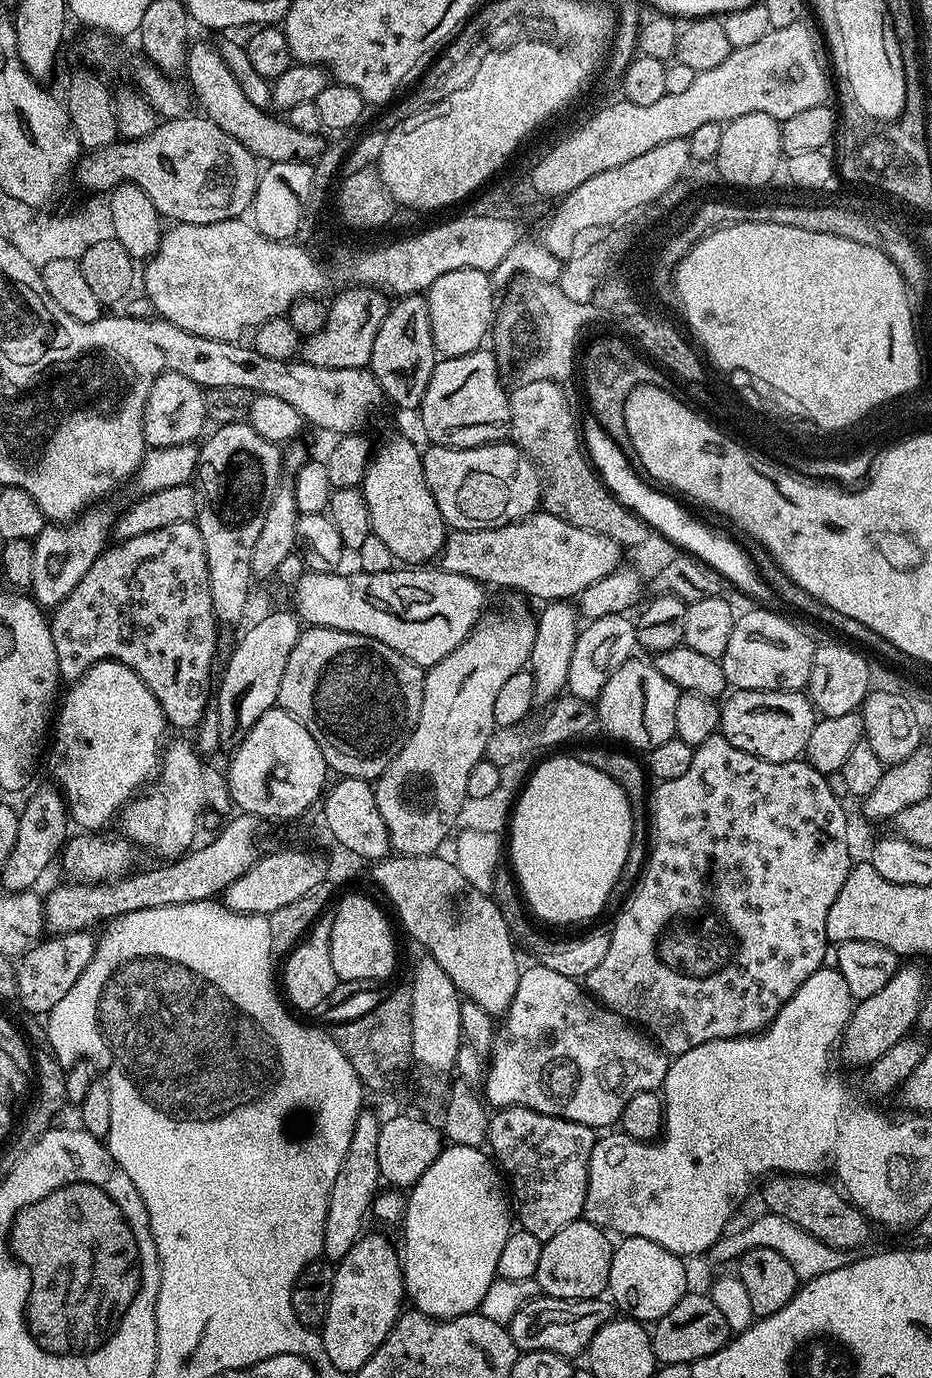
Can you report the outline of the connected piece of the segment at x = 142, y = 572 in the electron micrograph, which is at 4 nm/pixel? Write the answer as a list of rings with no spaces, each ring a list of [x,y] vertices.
[[[195,523],[166,526],[154,530],[150,534],[138,534],[138,538],[113,543],[98,557],[94,566],[90,566],[90,570],[86,570],[82,582],[78,582],[78,586],[74,586],[74,590],[70,590],[70,594],[66,594],[64,601],[55,608],[50,616],[61,681],[75,682],[79,680],[81,676],[86,674],[89,666],[100,660],[117,660],[126,666],[130,666],[130,670],[134,670],[134,674],[138,674],[138,678],[142,678],[142,682],[146,682],[150,694],[154,694],[154,698],[158,698],[158,702],[164,711],[164,719],[171,727],[173,724],[176,728],[188,728],[188,730],[195,729],[196,725],[200,723],[200,719],[210,708],[210,697],[214,692],[212,663],[216,660],[216,624],[218,625],[218,617],[215,608],[212,606],[212,595],[208,585],[206,550],[202,546],[202,534],[196,529]]]

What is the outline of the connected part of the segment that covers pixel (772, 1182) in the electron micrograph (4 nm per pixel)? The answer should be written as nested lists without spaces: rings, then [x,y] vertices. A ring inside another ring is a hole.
[[[812,1174],[769,1175],[763,1181],[763,1184],[765,1183],[763,1207],[769,1212],[794,1222],[794,1226],[814,1234],[814,1238],[826,1242],[826,1246],[834,1246],[841,1250],[862,1247],[873,1228],[868,1217],[839,1191],[836,1193],[830,1185],[823,1184],[814,1177],[815,1175]]]

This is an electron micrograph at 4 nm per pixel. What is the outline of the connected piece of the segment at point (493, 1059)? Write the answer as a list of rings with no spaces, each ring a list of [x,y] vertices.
[[[543,966],[537,968],[525,967],[520,974],[518,990],[510,1002],[507,1012],[499,1021],[496,1034],[492,1042],[492,1050],[486,1060],[486,1071],[482,1076],[482,1096],[493,1109],[501,1108],[533,1108],[536,1112],[550,1114],[551,1116],[561,1116],[564,1120],[584,1124],[593,1130],[608,1130],[619,1121],[622,1110],[634,1094],[657,1091],[663,1087],[670,1058],[663,1049],[660,1049],[655,1041],[647,1033],[632,1025],[629,1021],[623,1020],[616,1012],[610,1011],[603,1004],[597,1002],[583,987],[580,988],[575,979],[566,974],[558,974],[558,970],[550,970]]]

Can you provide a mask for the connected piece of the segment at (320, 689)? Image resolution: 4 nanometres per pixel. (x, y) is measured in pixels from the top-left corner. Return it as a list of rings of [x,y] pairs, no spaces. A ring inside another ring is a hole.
[[[308,626],[290,650],[278,704],[310,730],[333,773],[374,782],[418,722],[424,673],[425,669],[374,638]]]

